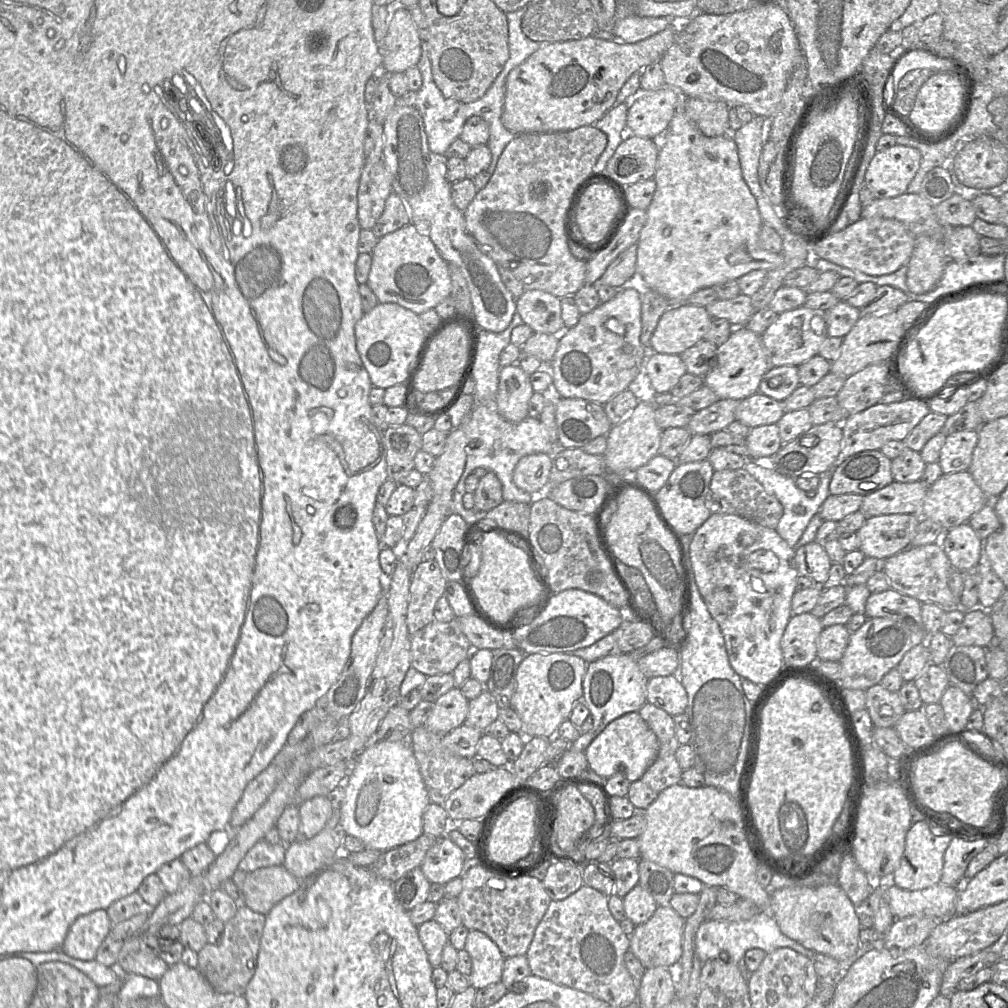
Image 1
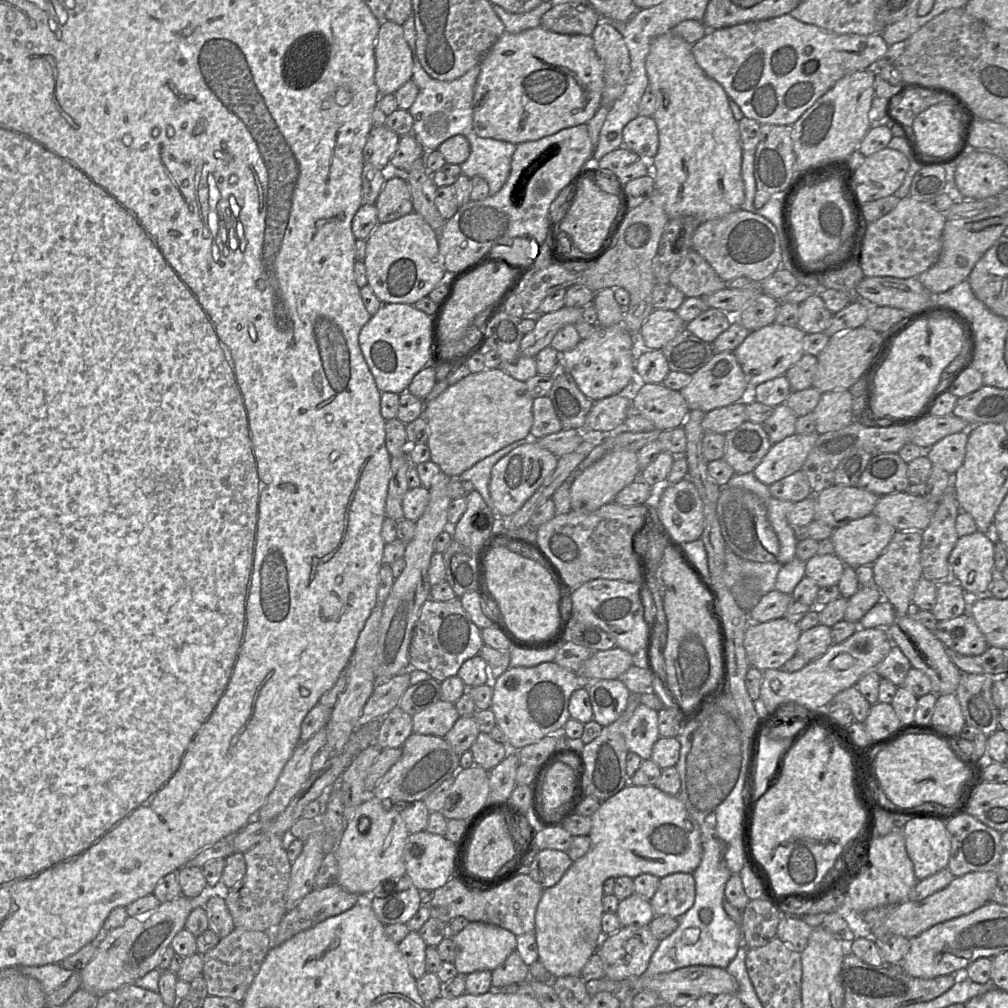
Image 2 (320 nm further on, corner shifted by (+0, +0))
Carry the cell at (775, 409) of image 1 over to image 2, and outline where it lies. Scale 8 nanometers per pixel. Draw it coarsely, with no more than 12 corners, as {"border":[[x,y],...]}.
{"border":[[743,400],[705,413],[705,433],[726,434],[745,421]]}

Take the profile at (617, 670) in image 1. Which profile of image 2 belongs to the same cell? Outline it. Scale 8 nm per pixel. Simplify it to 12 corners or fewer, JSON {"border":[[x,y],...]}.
{"border":[[622,681],[583,683],[594,721],[606,727],[631,695]]}

